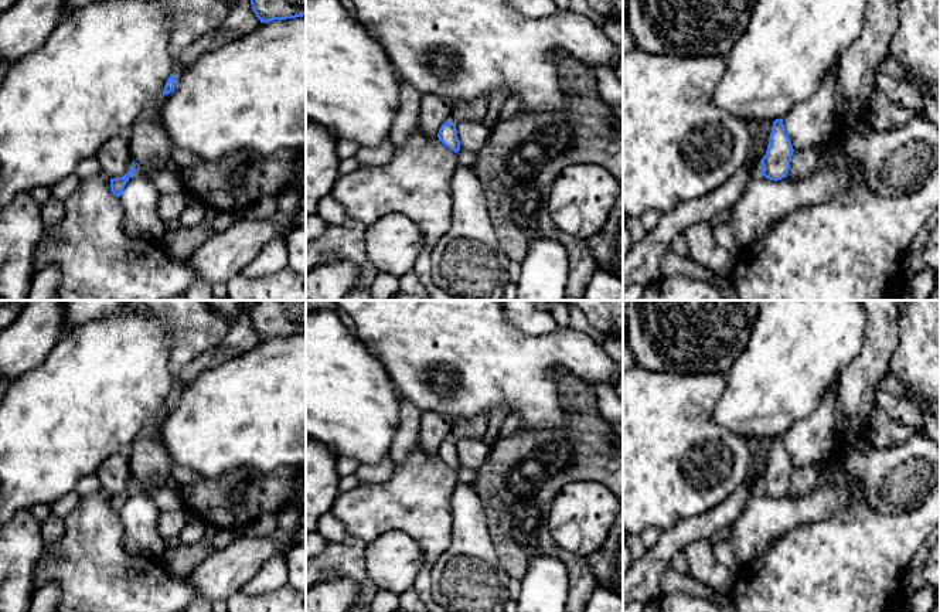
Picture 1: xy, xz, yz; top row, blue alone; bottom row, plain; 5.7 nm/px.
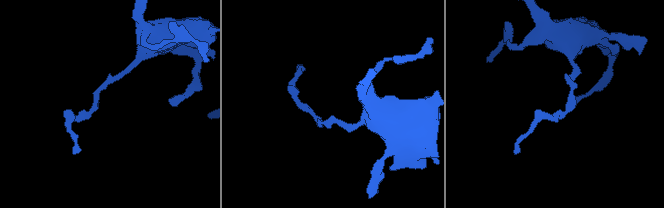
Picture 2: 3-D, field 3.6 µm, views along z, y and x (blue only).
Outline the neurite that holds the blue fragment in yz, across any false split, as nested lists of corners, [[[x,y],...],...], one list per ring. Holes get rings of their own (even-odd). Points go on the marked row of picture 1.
[[[776,119],[764,157],[760,160],[760,173],[769,180],[781,180],[787,177],[793,156],[791,140],[786,133],[783,119]]]

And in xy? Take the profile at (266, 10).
[[[251,0],[260,23],[306,16],[306,0]]]

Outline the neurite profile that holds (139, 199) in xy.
[[[134,171],[120,196],[125,230],[130,237],[154,242],[164,241],[164,222],[157,214],[159,198],[160,193],[153,181]]]

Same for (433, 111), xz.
[[[422,95],[419,106],[419,128],[426,137],[439,139],[439,129],[445,122],[450,120],[453,105],[453,101],[442,99],[437,95]]]

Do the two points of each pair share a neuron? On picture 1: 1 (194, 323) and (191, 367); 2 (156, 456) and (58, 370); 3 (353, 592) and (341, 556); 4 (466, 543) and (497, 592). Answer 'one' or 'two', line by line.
1: two
2: two
3: two
4: one

